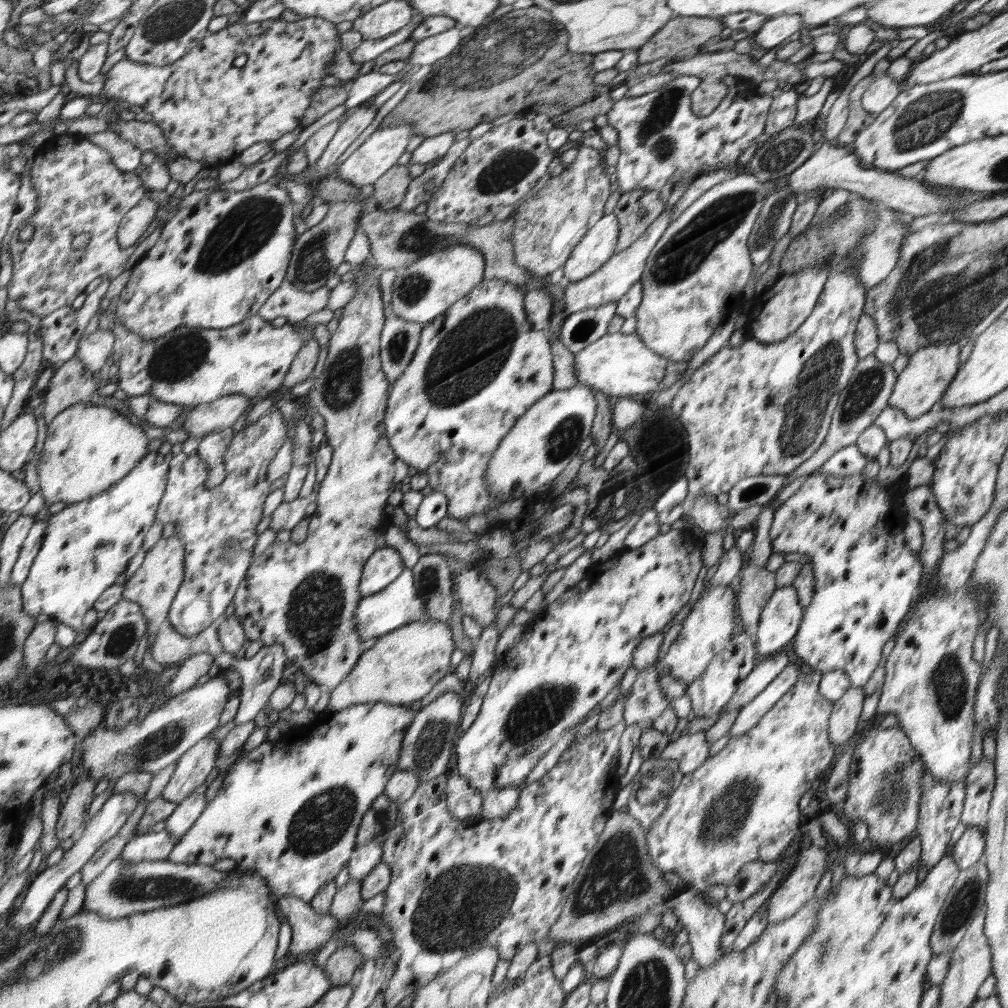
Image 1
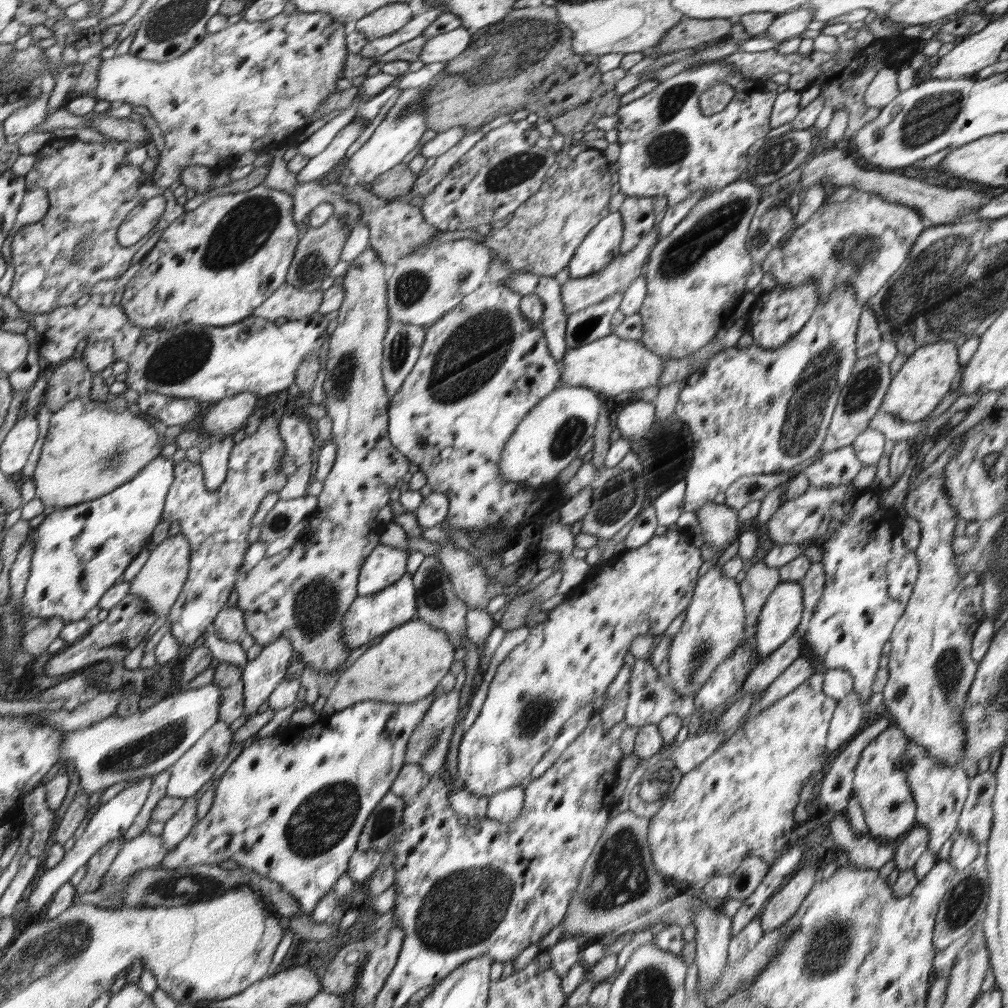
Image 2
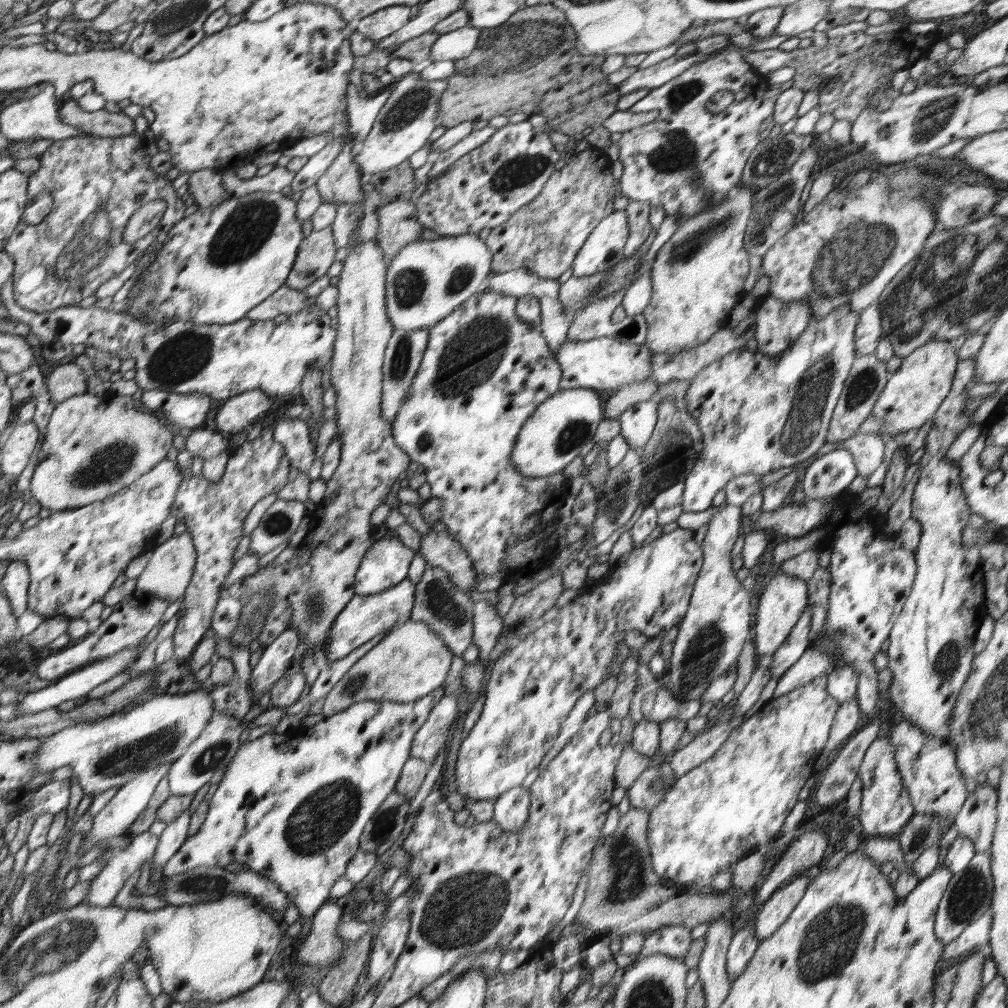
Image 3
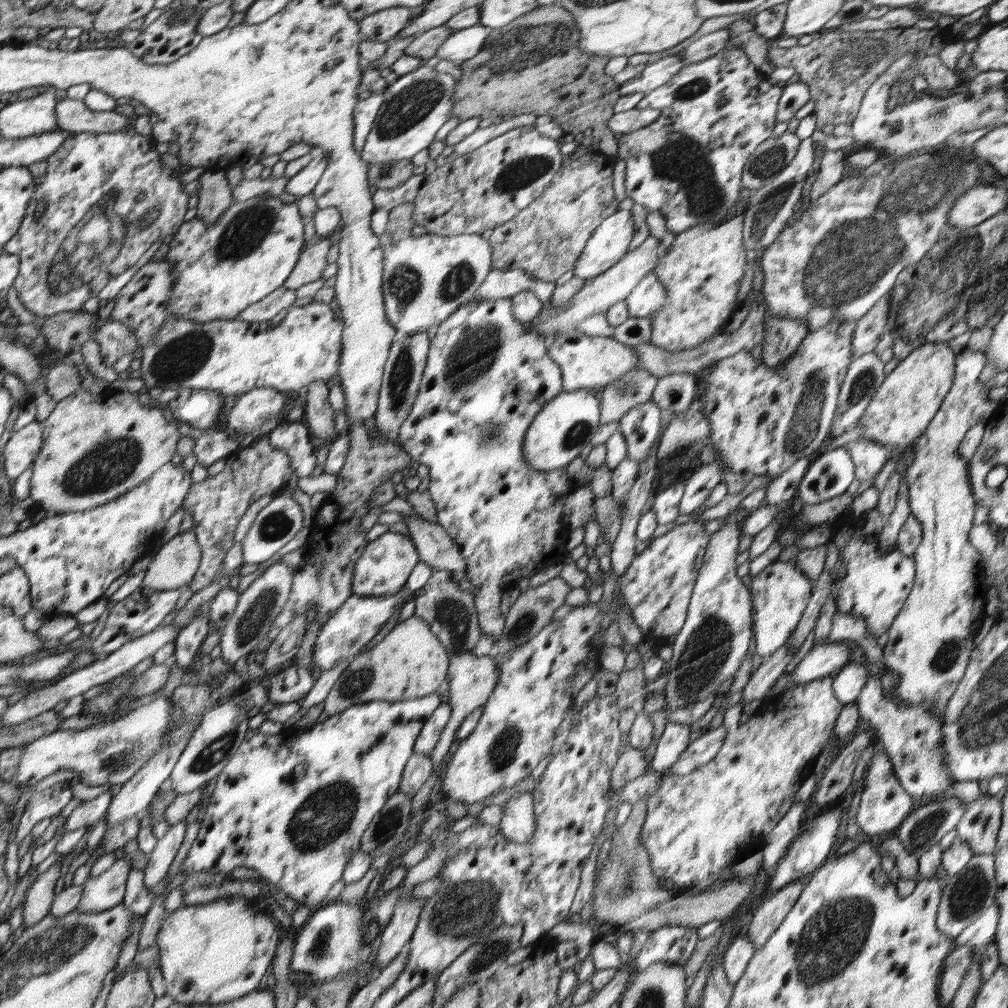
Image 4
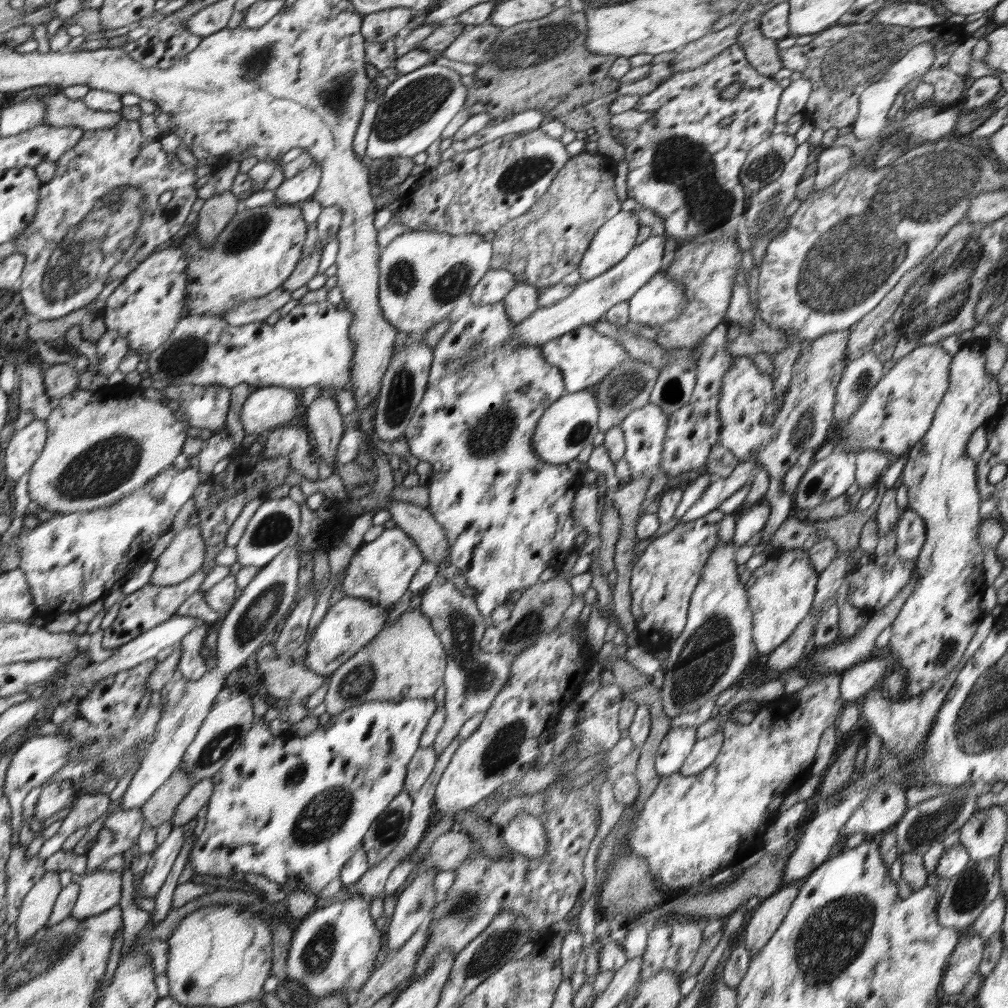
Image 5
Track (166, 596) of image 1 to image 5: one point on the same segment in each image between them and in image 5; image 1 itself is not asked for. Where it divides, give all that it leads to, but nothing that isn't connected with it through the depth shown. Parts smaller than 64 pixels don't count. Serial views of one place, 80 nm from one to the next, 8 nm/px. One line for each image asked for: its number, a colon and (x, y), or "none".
2: (160, 581)
3: (172, 565)
4: (176, 563)
5: (186, 555)

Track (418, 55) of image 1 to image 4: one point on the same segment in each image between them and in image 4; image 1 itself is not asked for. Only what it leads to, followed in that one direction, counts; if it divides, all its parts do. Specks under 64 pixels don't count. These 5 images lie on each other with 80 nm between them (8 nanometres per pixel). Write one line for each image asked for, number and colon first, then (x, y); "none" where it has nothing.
2: (443, 48)
3: (457, 45)
4: (461, 46)

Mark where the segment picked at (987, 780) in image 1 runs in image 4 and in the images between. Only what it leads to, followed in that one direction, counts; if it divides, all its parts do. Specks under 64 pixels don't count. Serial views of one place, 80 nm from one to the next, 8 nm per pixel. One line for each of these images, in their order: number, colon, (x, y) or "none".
2: (976, 816)
3: (977, 818)
4: (979, 825)

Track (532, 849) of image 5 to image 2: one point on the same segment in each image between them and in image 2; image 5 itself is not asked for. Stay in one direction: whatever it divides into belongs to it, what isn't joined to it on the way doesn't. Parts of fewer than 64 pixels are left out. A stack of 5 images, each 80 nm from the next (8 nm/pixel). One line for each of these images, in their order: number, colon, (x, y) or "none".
2: (505, 806)
3: (511, 810)
4: (517, 824)

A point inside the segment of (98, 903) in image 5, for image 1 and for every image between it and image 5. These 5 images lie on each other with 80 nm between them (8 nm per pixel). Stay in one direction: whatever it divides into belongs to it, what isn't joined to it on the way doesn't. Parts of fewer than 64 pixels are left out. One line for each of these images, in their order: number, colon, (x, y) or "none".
1: (151, 846)
2: (146, 850)
3: (109, 881)
4: (106, 890)

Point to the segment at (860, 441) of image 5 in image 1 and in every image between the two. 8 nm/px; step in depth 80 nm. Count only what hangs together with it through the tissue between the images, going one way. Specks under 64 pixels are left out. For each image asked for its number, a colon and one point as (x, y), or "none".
1: (930, 370)
2: (914, 392)
3: (913, 393)
4: (901, 409)

